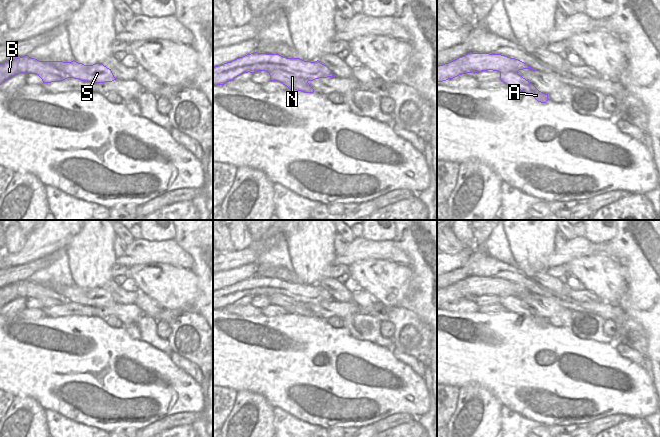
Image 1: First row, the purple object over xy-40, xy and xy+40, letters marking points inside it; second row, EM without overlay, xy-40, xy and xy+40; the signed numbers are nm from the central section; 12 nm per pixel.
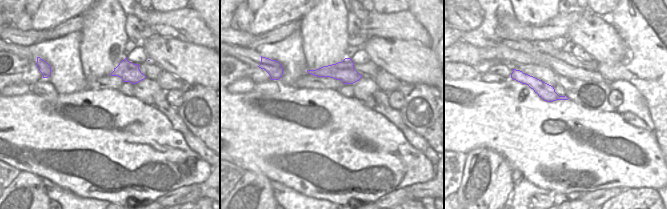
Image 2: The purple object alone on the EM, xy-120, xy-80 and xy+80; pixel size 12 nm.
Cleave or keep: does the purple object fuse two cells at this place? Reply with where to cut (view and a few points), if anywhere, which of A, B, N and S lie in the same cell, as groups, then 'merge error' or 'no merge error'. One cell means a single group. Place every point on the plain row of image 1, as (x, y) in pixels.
xy (267, 295), (286, 294), (307, 305) | A N / B S | merge error

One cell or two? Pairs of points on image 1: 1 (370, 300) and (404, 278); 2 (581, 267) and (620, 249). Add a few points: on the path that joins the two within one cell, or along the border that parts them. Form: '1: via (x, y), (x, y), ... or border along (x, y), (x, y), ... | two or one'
1: border along (363, 289), (371, 293), (384, 305) | two
2: border along (609, 255), (627, 270) | two

